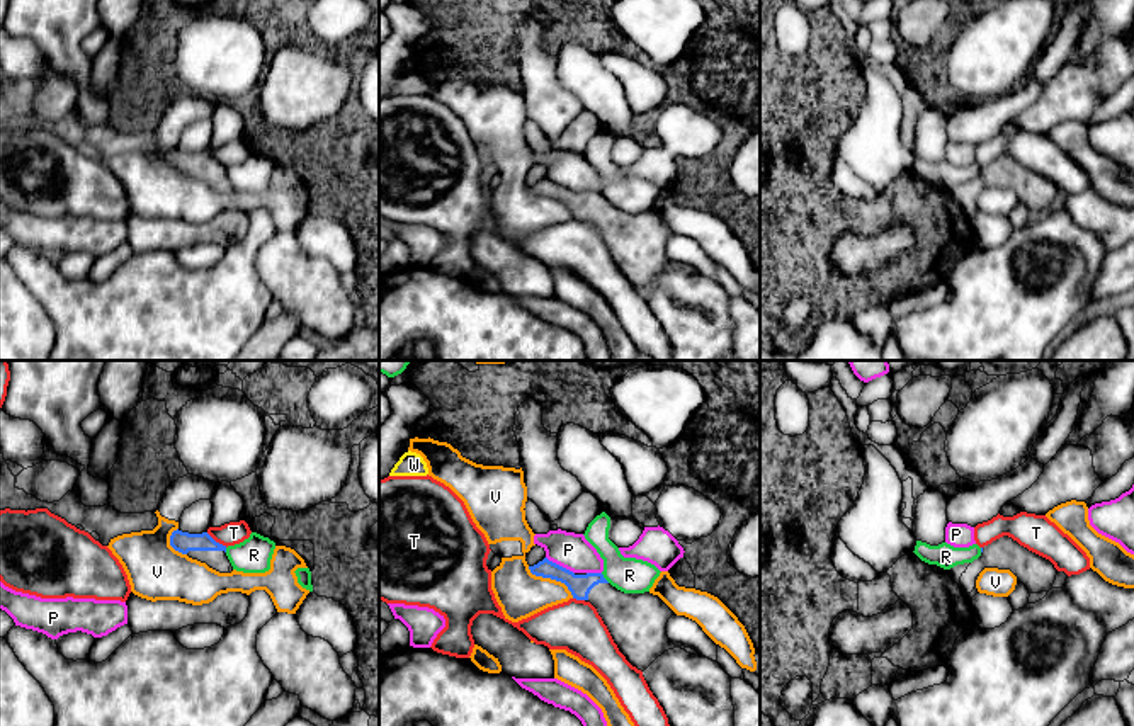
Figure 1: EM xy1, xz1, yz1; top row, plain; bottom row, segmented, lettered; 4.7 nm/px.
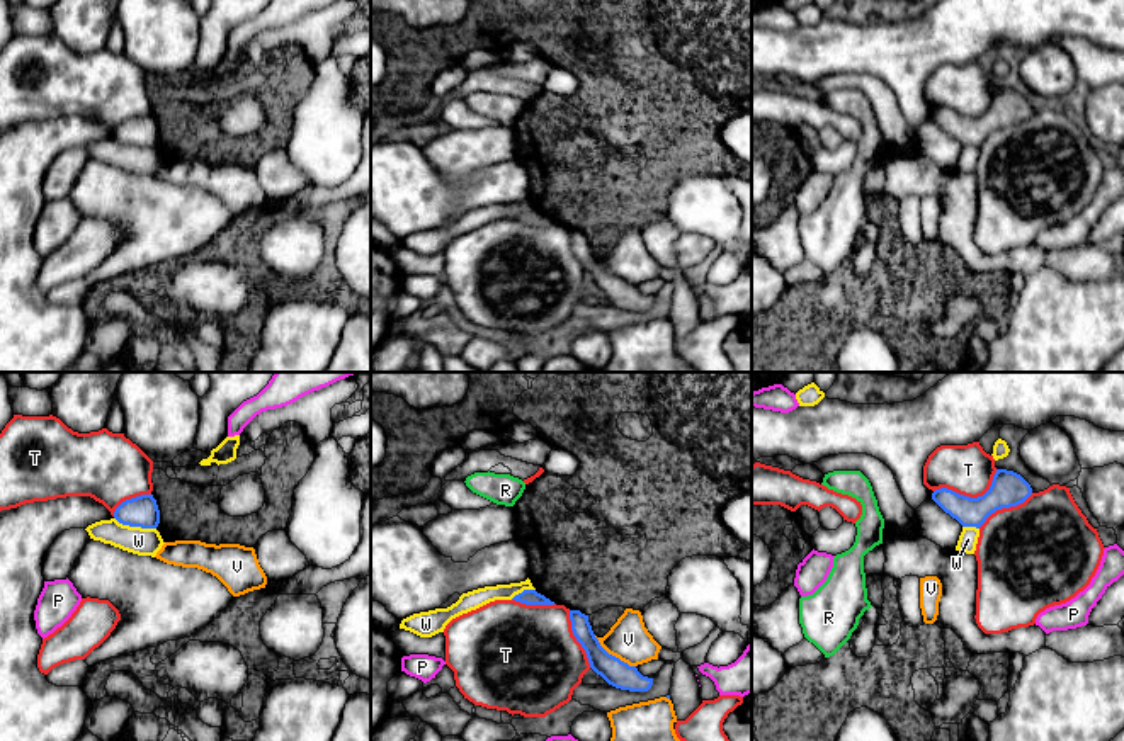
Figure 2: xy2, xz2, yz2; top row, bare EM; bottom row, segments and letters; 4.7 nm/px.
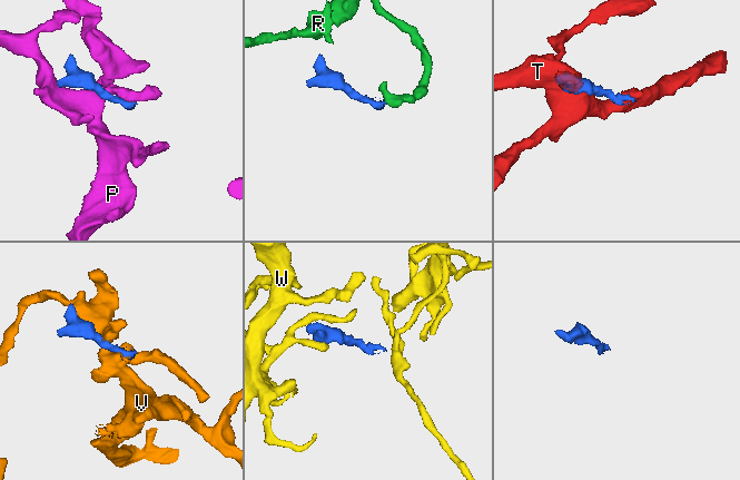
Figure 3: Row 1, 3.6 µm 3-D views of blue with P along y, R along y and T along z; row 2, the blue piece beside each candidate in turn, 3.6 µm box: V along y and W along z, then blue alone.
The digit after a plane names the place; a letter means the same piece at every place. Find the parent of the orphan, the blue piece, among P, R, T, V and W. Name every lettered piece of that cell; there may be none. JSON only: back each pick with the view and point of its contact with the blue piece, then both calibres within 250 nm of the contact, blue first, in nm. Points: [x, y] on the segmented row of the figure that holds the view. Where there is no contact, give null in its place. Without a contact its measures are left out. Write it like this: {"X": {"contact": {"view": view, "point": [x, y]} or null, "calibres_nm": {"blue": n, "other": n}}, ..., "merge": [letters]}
{"merge": []}

